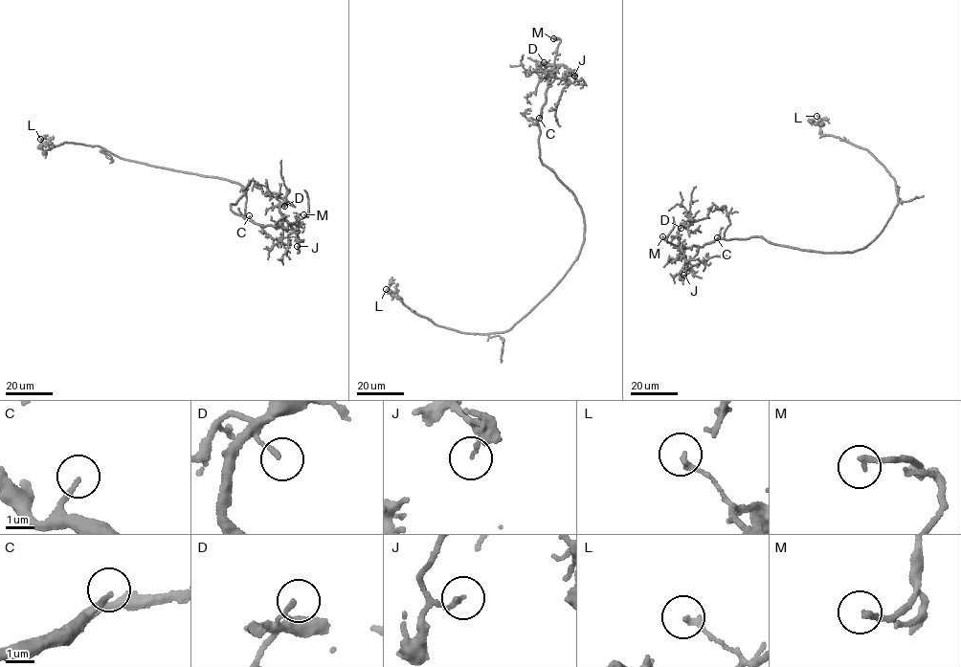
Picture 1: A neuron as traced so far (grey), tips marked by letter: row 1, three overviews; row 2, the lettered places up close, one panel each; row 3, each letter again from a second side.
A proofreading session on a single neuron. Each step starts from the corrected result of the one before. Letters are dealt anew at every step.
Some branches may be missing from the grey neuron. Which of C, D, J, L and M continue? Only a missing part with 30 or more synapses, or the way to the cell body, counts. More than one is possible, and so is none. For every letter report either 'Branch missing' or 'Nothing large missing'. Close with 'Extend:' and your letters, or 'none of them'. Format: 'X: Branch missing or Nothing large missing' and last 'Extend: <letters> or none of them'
C: Branch missing
D: Nothing large missing
J: Nothing large missing
L: Nothing large missing
M: Branch missing
Extend: C, M

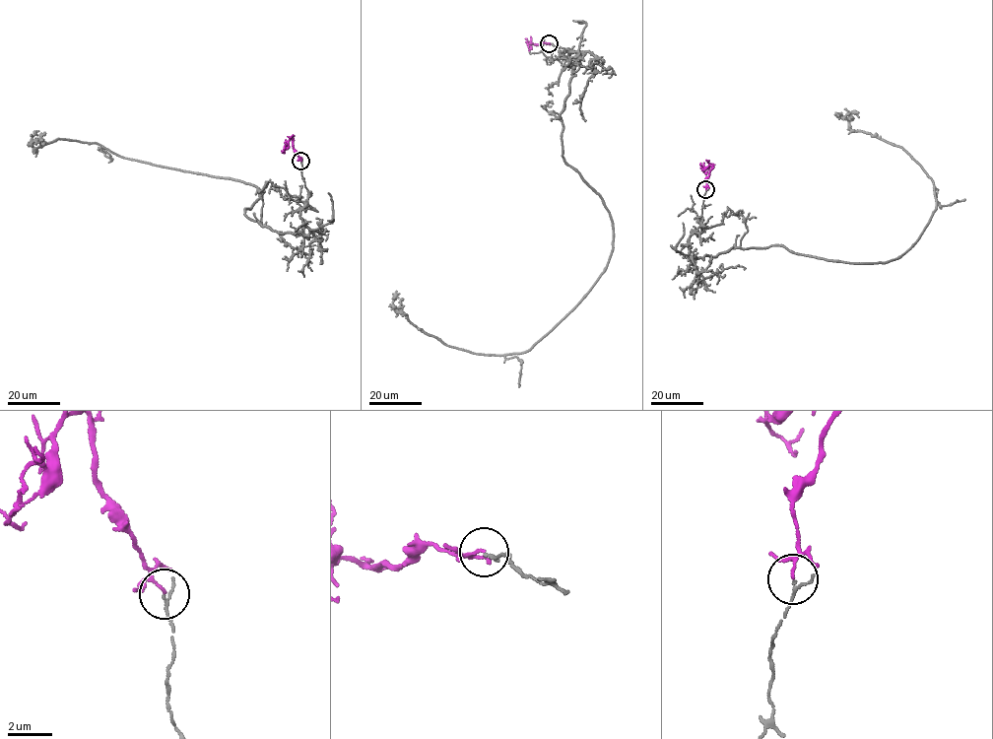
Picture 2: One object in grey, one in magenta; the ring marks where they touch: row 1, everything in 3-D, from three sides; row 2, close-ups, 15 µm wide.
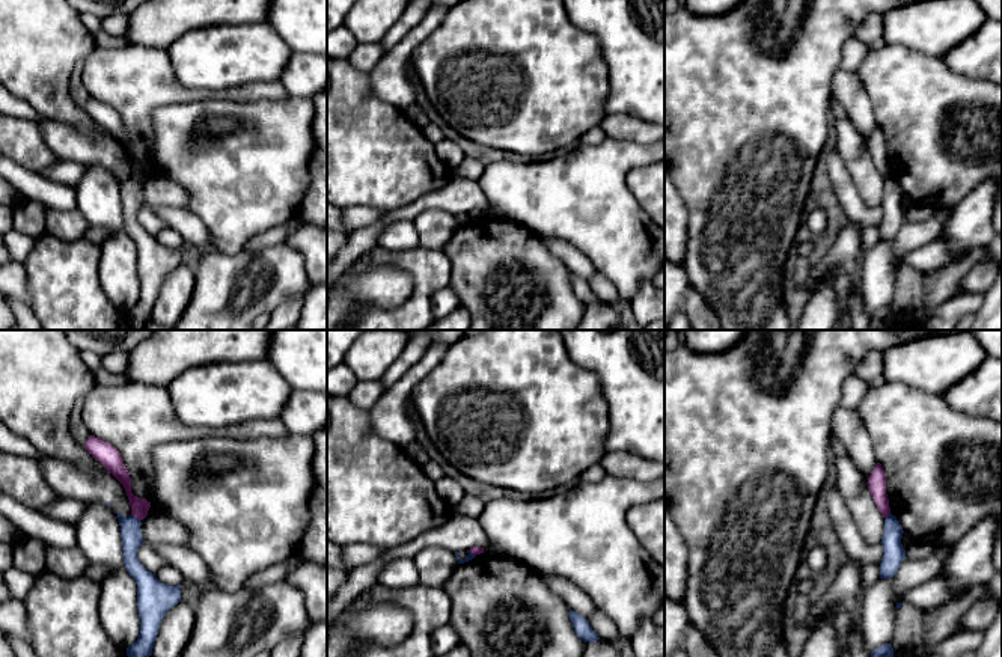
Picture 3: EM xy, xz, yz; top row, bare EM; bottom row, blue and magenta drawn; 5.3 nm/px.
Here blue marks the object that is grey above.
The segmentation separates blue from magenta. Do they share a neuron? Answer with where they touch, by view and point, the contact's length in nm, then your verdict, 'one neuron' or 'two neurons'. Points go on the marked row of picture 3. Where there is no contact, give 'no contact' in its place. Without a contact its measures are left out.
xy (134, 517) | 60 nm | two neurons

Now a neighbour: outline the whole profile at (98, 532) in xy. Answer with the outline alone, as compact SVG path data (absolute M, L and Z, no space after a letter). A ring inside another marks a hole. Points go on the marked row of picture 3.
M86 502L86 509L75 529L77 547L90 565L104 567L107 576L118 576L127 571L122 553L121 524L112 508L104 502Z

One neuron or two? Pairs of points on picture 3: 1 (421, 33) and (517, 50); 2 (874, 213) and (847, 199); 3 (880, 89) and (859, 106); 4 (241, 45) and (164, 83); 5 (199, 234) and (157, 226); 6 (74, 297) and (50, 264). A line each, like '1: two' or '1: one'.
1: two
2: one
3: two
4: two
5: two
6: one

